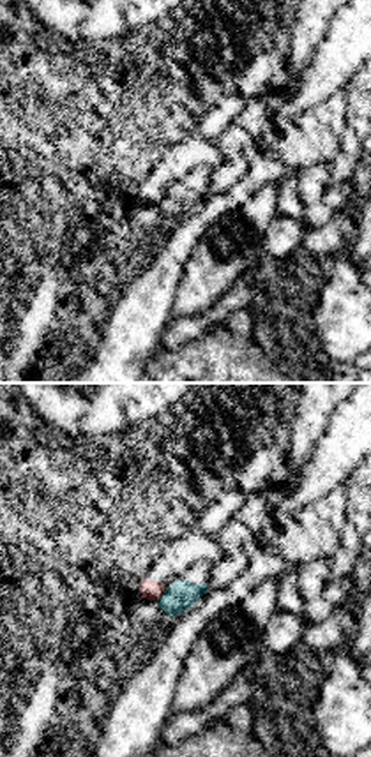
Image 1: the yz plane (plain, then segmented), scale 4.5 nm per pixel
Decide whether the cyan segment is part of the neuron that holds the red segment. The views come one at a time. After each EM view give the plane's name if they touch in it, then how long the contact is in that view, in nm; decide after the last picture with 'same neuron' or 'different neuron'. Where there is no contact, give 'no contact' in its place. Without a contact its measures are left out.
contact in yz; length 80 nm

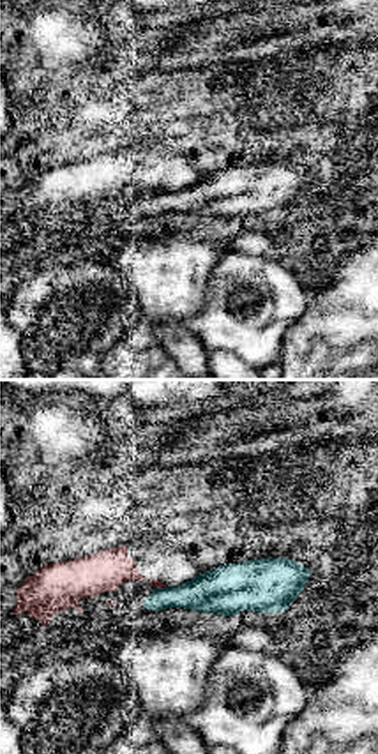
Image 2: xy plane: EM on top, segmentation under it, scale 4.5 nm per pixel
contact in xy; length 60 nm

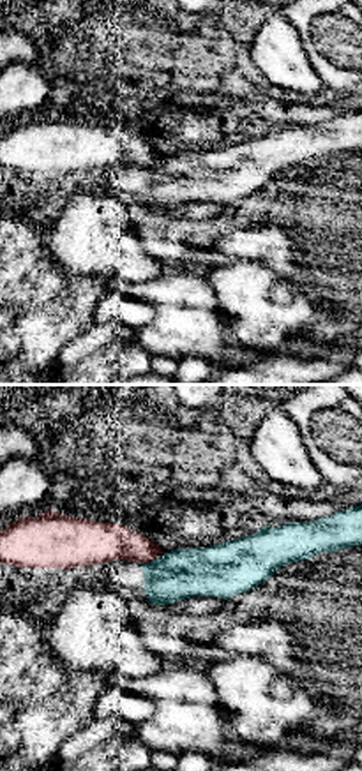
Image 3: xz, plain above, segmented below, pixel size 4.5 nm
contact in xz; length 70 nm

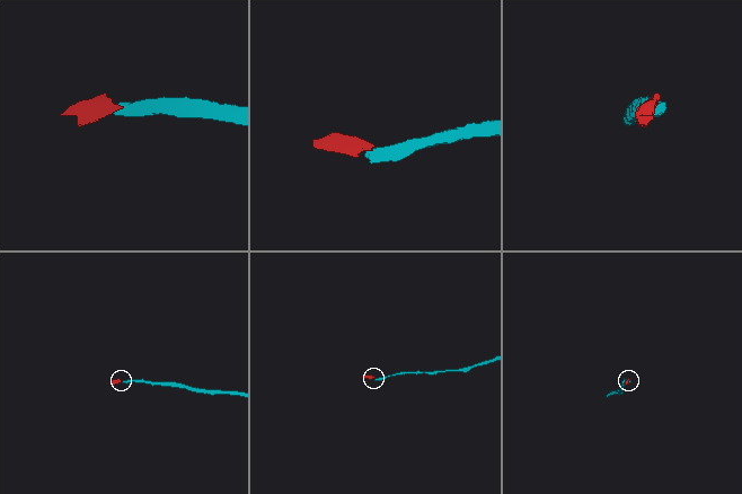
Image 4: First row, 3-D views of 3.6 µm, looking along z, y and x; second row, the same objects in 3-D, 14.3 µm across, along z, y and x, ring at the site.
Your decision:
different neuron

